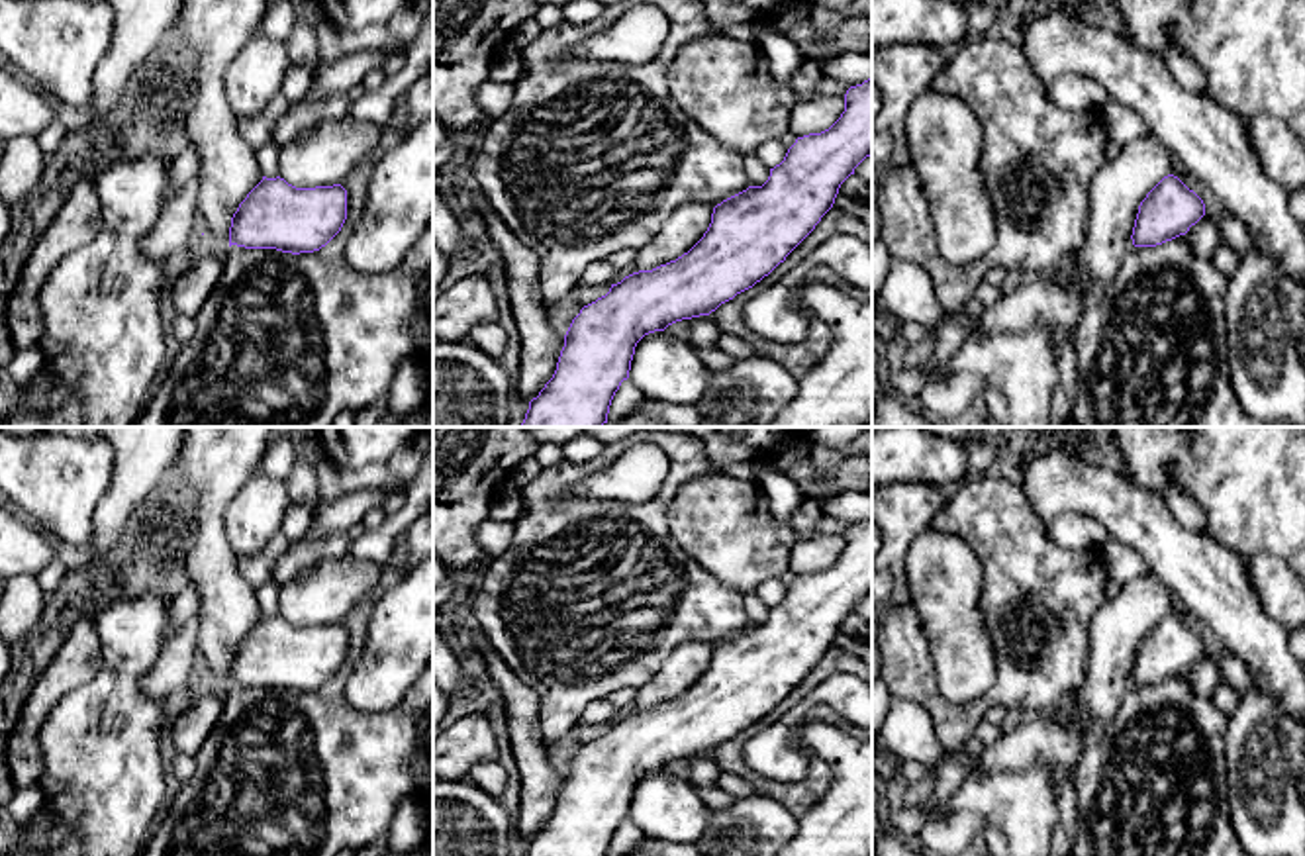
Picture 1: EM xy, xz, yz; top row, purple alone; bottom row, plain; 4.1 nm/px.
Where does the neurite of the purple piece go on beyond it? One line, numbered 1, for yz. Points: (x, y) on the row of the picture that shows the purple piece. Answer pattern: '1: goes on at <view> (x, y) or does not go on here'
1: does not go on here

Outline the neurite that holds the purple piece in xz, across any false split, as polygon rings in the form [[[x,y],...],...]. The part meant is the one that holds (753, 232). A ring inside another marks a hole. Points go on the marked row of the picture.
[[[872,78],[846,90],[845,112],[829,129],[798,137],[784,161],[770,168],[770,176],[762,186],[749,186],[717,204],[707,231],[688,253],[652,270],[639,270],[625,276],[621,282],[611,284],[605,296],[584,306],[564,335],[564,347],[553,378],[529,402],[521,427],[602,427],[607,423],[611,400],[621,382],[629,378],[637,343],[645,335],[664,331],[676,321],[709,315],[721,304],[768,276],[815,229],[821,217],[833,208],[841,184],[870,155]]]

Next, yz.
[[[1164,176],[1140,202],[1133,227],[1135,247],[1156,247],[1185,235],[1205,215],[1203,200],[1178,176]]]

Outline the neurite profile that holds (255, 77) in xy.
[[[257,33],[239,51],[225,72],[225,98],[235,118],[261,114],[280,92],[292,59],[286,43]]]

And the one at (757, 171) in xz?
[[[758,153],[745,155],[743,166],[750,180],[750,186],[762,186],[770,176],[770,166],[758,157]]]

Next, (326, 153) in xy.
[[[353,116],[321,119],[280,149],[278,176],[296,188],[341,184],[366,163],[382,139],[382,125]]]

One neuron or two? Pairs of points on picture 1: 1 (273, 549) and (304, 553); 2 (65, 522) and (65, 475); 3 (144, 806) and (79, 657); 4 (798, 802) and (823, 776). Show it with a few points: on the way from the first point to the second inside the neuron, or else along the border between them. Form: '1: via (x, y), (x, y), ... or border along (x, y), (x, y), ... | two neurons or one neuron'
1: border along (290, 543), (277, 561), (271, 578) | two neurons
2: via (65, 510), (65, 486) | one neuron
3: border along (98, 635), (98, 670), (51, 708) | two neurons
4: via (804, 796), (818, 782) | one neuron

